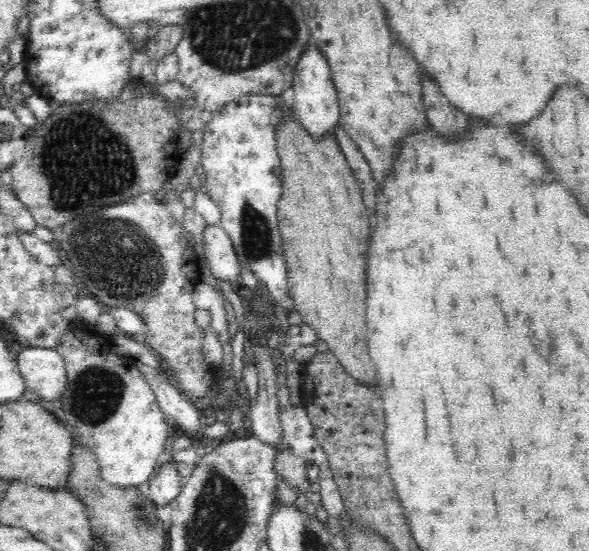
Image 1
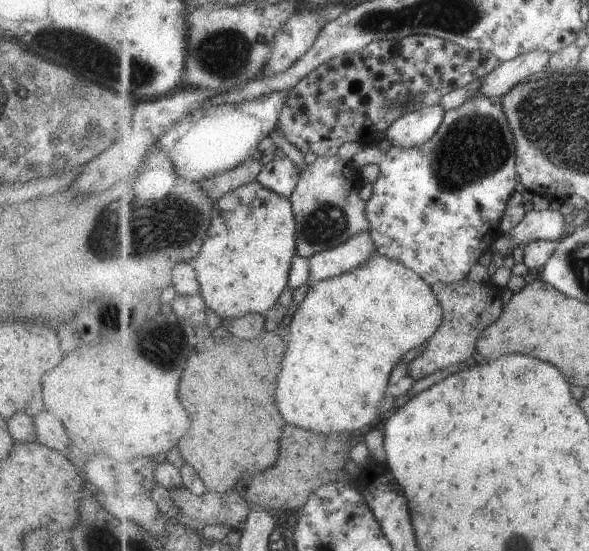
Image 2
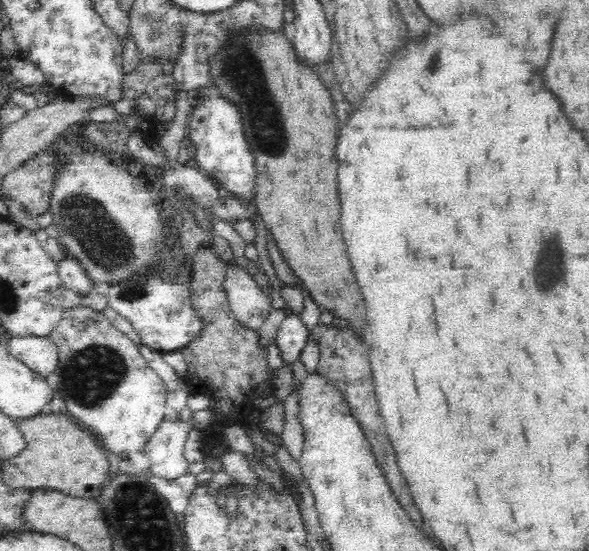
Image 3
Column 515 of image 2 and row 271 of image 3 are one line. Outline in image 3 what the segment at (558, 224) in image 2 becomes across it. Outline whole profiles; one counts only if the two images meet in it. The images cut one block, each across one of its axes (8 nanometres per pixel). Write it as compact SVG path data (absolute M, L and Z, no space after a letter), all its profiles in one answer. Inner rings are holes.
M228 264L224 290L232 312L244 326L258 330L270 314L271 301L246 270Z

